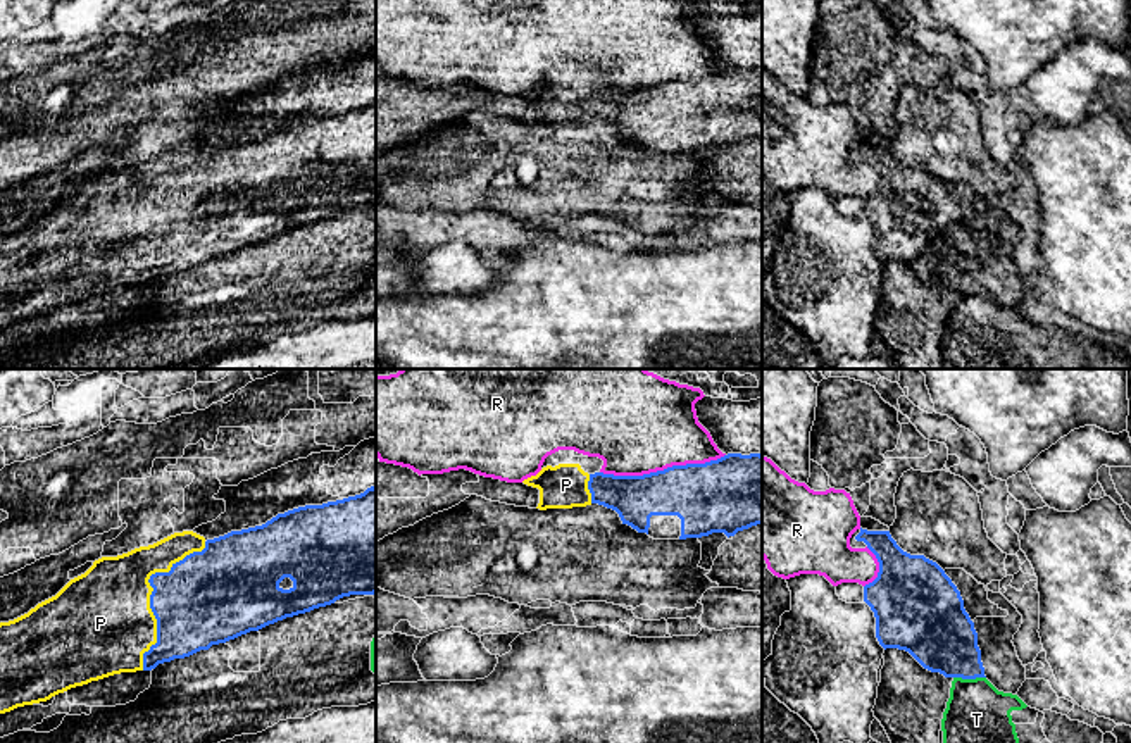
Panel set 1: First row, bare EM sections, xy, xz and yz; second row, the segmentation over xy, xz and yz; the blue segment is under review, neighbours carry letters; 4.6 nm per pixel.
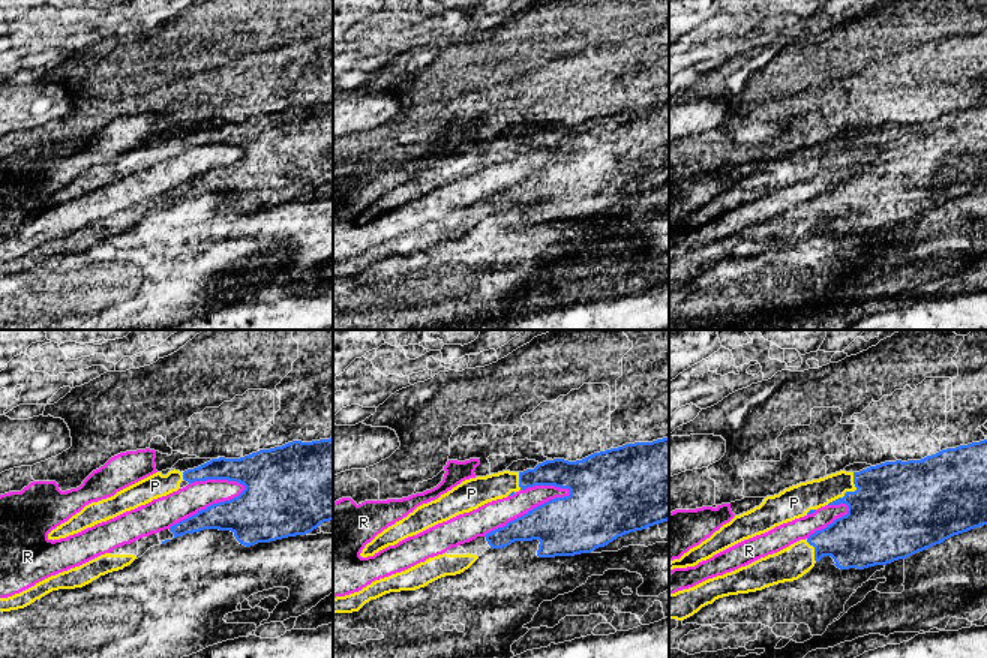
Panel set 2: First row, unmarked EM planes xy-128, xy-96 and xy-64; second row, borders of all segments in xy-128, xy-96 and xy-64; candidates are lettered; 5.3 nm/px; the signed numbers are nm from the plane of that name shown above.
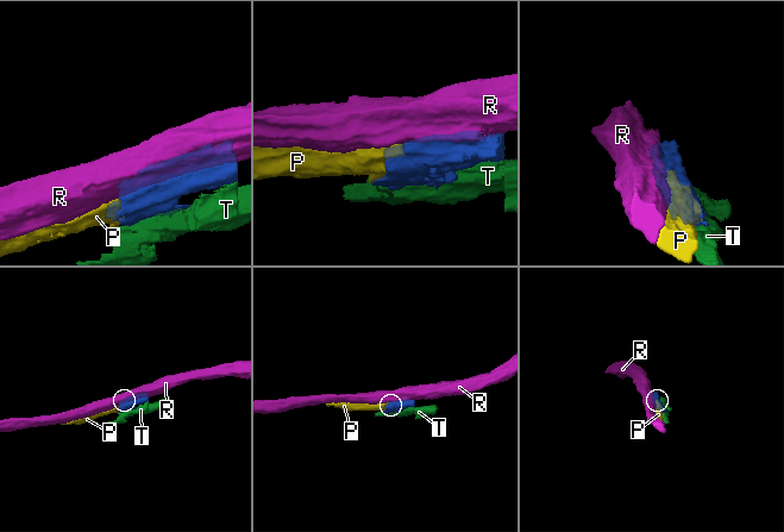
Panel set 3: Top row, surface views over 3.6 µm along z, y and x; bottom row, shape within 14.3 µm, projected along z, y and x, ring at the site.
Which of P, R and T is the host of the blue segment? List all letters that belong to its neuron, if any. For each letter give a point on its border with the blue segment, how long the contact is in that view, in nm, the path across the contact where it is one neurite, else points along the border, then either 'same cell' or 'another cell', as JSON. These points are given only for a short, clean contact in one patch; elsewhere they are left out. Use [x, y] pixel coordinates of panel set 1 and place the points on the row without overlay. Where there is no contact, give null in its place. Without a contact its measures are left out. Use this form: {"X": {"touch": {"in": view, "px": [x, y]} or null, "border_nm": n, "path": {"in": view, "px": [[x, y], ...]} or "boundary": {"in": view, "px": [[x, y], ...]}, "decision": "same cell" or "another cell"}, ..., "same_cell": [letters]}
{"P": {"touch": {"in": "xy", "px": [152, 207]}, "border_nm": 650, "decision": "same cell"}, "R": {"touch": {"in": "xz", "px": [664, 83]}, "border_nm": 600, "decision": "another cell"}, "T": {"touch": {"in": "yz", "px": [969, 292]}, "border_nm": 150, "decision": "another cell"}, "same_cell": ["P"]}

